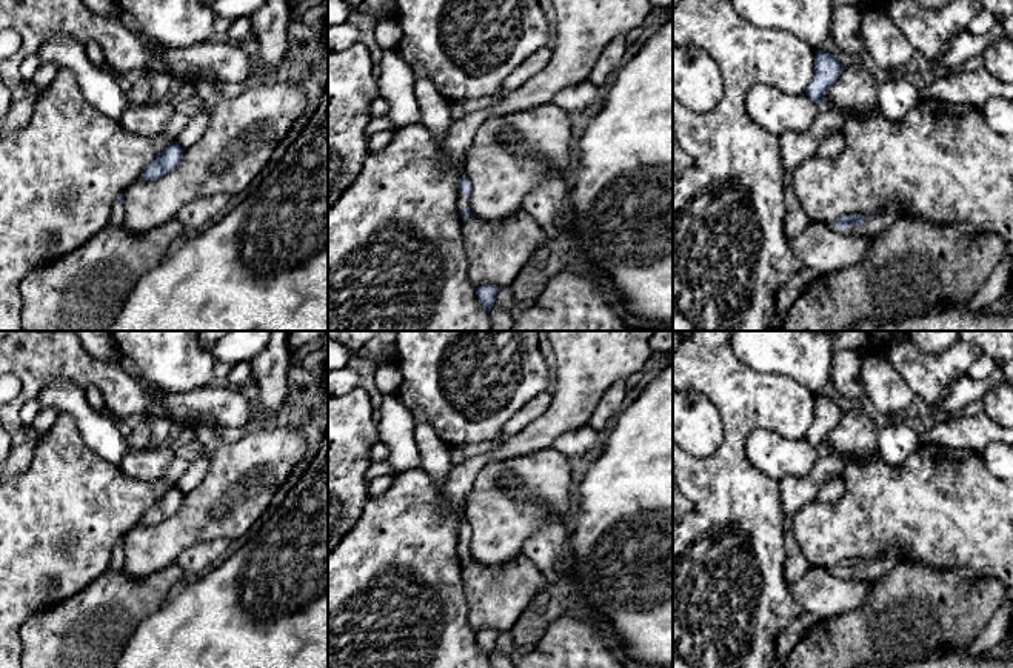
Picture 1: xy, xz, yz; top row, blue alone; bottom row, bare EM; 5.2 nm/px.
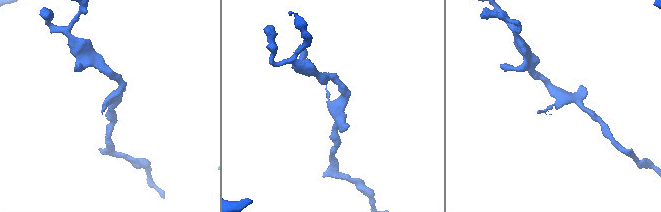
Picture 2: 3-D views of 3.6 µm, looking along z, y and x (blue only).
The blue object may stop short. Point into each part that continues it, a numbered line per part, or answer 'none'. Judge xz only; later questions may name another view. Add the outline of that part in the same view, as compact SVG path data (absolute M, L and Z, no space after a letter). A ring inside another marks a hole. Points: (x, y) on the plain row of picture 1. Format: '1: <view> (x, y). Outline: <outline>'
1: xz (462, 544). Outline: M459 537L459 540L457 540L459 557L463 557L468 551L470 551L470 542L463 537Z

